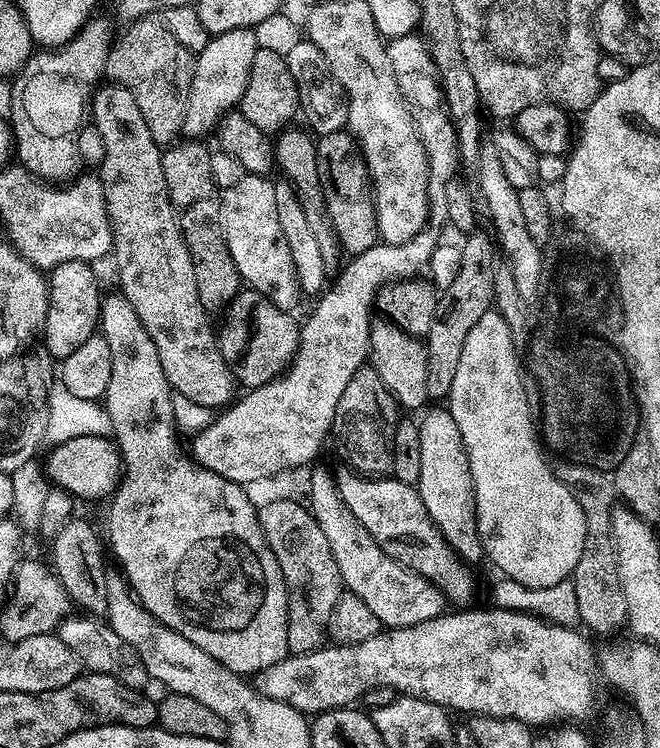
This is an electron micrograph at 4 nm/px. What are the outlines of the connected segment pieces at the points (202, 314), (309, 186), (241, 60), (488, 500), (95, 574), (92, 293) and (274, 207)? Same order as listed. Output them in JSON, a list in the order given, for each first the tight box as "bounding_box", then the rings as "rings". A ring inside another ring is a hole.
[{"bounding_box":[90,82,234,410],"rings":[[[108,82],[105,85],[105,88],[100,86],[93,91],[90,120],[96,125],[98,134],[102,134],[102,142],[106,146],[106,158],[99,166],[98,175],[106,194],[108,217],[112,219],[112,246],[116,256],[116,272],[120,275],[119,291],[123,292],[126,302],[134,306],[134,314],[138,314],[142,326],[146,326],[146,334],[154,338],[154,346],[158,346],[158,358],[162,361],[162,371],[172,391],[209,410],[223,409],[233,399],[234,372],[216,345],[216,332],[208,317],[211,315],[202,306],[202,298],[198,298],[194,262],[190,258],[190,250],[186,250],[184,235],[180,232],[178,212],[172,206],[166,186],[166,174],[162,174],[161,145],[154,142],[150,126],[146,126],[146,118],[142,118],[138,102],[134,102],[134,94],[130,94],[130,90],[120,84]]]},{"bounding_box":[274,126,342,274],"rings":[[[288,126],[275,137],[274,140],[274,164],[286,181],[292,193],[298,198],[298,206],[306,214],[306,223],[312,229],[312,233],[318,238],[318,246],[322,253],[322,263],[325,264],[329,274],[335,273],[341,267],[342,249],[336,241],[332,223],[328,218],[326,202],[322,194],[322,186],[318,182],[318,162],[316,161],[316,140],[303,127]]]},{"bounding_box":[184,28,258,136],"rings":[[[250,28],[230,30],[226,34],[211,37],[206,47],[195,53],[192,81],[190,82],[190,90],[186,94],[184,106],[184,132],[187,135],[200,136],[203,132],[211,133],[221,117],[239,105],[242,90],[246,90],[246,82],[250,82],[250,66],[254,66],[254,54],[258,47],[256,34]]]},{"bounding_box":[446,310,586,587],"rings":[[[493,310],[482,314],[462,346],[462,359],[458,361],[446,407],[454,422],[458,422],[458,430],[462,430],[462,442],[470,458],[476,521],[485,557],[492,559],[493,566],[501,568],[505,577],[524,587],[550,587],[569,579],[578,566],[578,558],[582,558],[586,546],[586,518],[567,484],[556,476],[553,465],[544,461],[545,449],[538,439],[537,425],[532,425],[532,408],[524,389],[526,376],[520,373],[516,352],[518,346],[512,340],[510,326],[506,326],[500,313]]]},{"bounding_box":[50,518,110,618],"rings":[[[72,518],[68,524],[63,527],[62,534],[50,541],[52,548],[52,562],[50,568],[63,586],[68,599],[79,609],[81,613],[91,614],[93,617],[100,618],[107,613],[108,610],[108,579],[110,577],[109,570],[104,569],[104,552],[106,556],[106,544],[100,536],[87,524],[84,520]]]},{"bounding_box":[42,260,102,362],"rings":[[[87,260],[62,262],[51,269],[48,281],[48,316],[44,320],[42,337],[48,352],[56,362],[65,360],[86,338],[97,335],[100,323],[102,291],[96,281],[96,272]]]},{"bounding_box":[219,174,302,312],"rings":[[[245,174],[242,182],[223,189],[219,197],[220,225],[226,238],[226,246],[230,250],[230,258],[234,258],[234,266],[238,266],[238,274],[245,285],[248,284],[263,299],[283,312],[292,312],[295,304],[302,300],[300,287],[296,285],[294,262],[290,262],[290,246],[286,246],[286,238],[282,234],[282,226],[278,226],[278,205],[274,202],[276,184],[268,176],[250,176]]]}]

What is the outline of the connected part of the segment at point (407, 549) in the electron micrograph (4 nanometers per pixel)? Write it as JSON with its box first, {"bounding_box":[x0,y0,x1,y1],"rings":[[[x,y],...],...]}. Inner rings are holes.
{"bounding_box":[334,466,472,605],"rings":[[[347,466],[335,470],[334,481],[342,502],[350,506],[350,514],[354,514],[354,518],[358,518],[358,522],[370,530],[370,538],[382,546],[387,556],[397,560],[402,567],[426,577],[451,603],[452,600],[456,603],[453,605],[463,605],[460,604],[463,600],[471,598],[472,578],[468,574],[469,569],[444,541],[413,485],[395,478],[362,476]]]}

